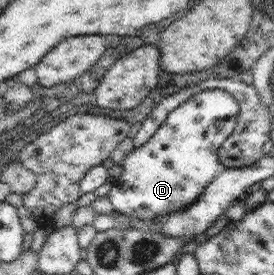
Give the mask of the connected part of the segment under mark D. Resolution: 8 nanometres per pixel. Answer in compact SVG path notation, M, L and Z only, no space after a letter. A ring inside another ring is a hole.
M218 88L196 92L185 103L176 107L142 146L134 148L122 164L120 177L113 181L114 191L107 195L113 205L113 211L126 213L130 217L152 220L154 217L166 217L170 213L188 209L210 182L225 170L220 163L218 150L227 137L234 131L239 119L239 106L226 90Z

